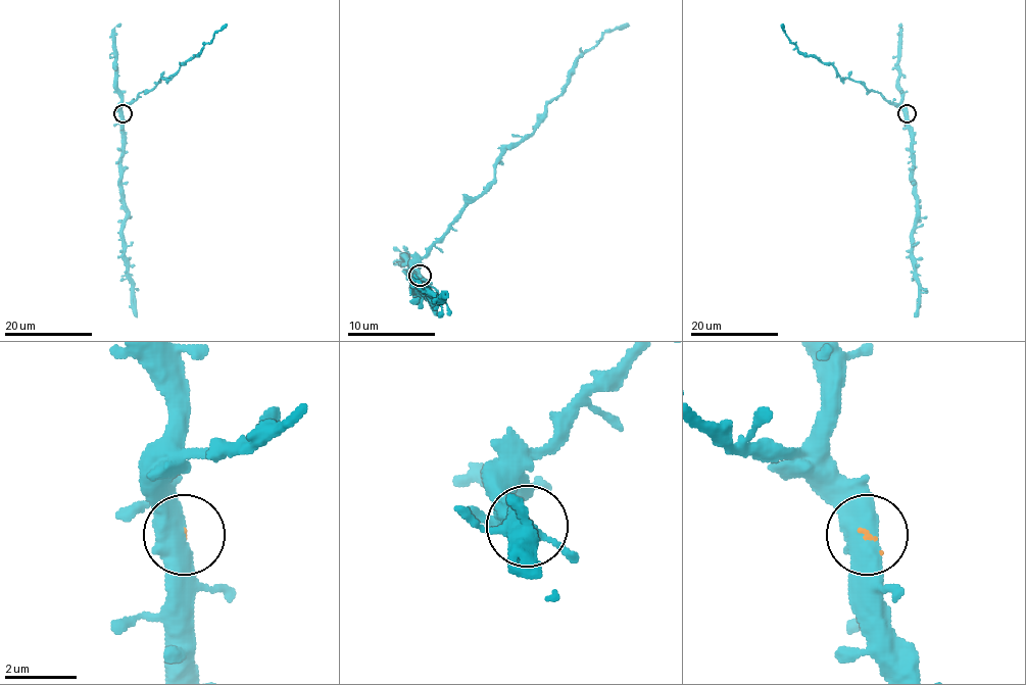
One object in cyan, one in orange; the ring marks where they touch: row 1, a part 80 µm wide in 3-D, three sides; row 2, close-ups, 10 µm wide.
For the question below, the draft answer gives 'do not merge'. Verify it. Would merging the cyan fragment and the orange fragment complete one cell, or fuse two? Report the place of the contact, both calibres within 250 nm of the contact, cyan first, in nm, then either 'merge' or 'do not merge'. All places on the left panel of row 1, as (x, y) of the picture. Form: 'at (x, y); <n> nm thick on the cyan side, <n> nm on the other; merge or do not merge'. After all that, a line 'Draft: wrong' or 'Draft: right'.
at (123, 113); 600 nm thick on the cyan side, 70 nm on the other; merge
Draft: wrong

